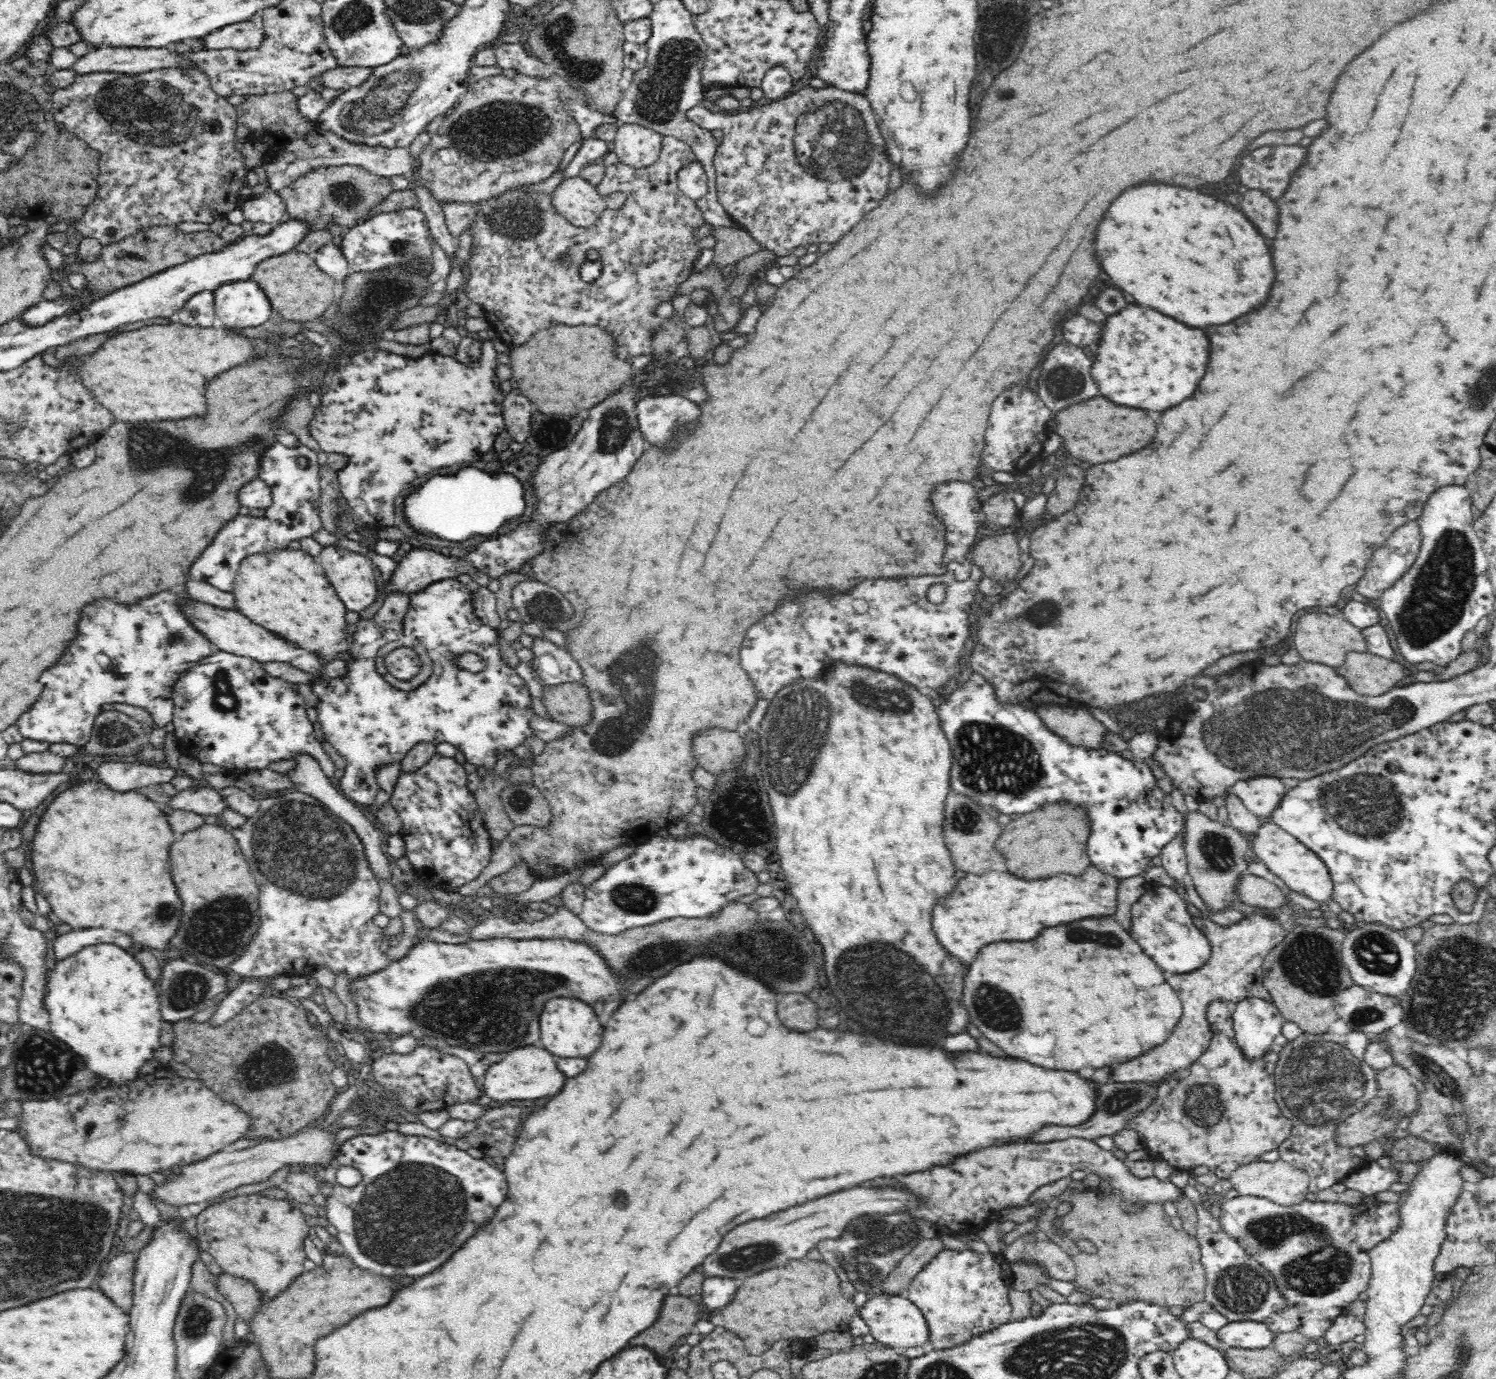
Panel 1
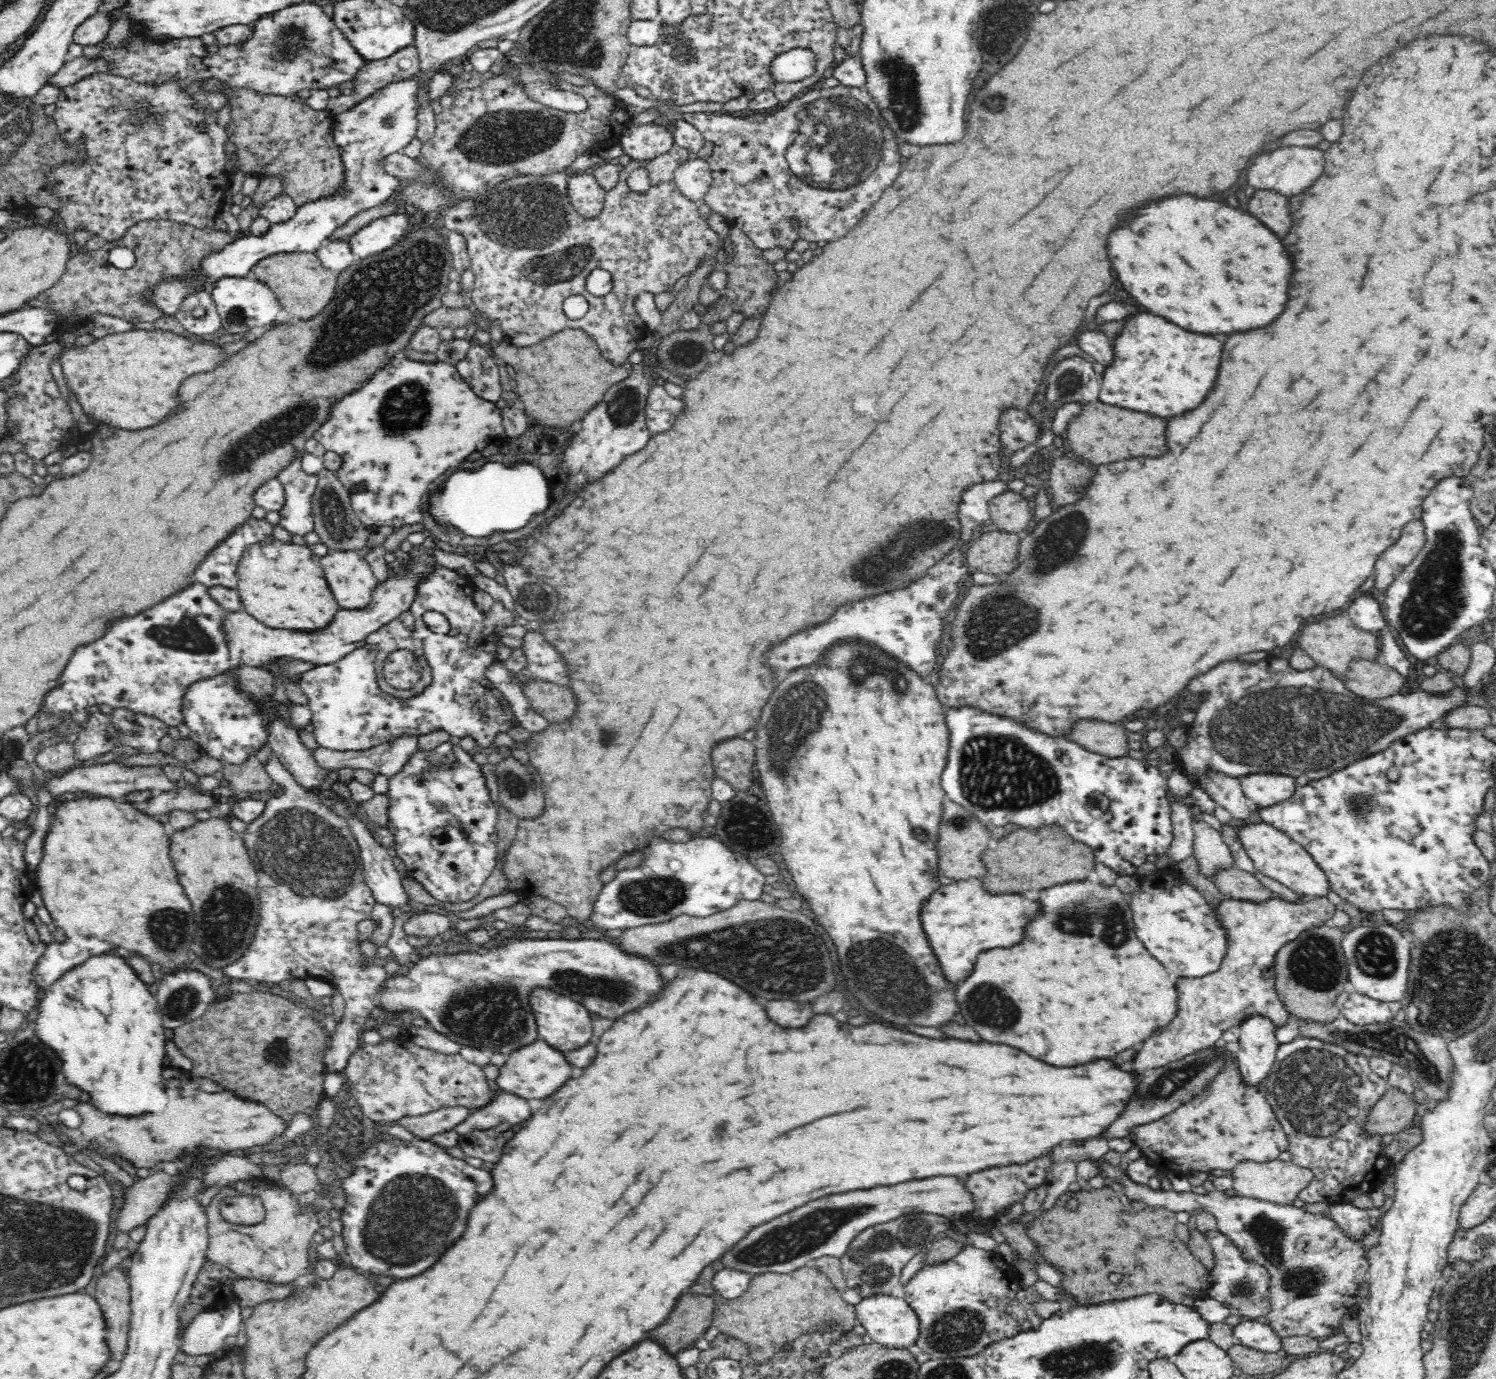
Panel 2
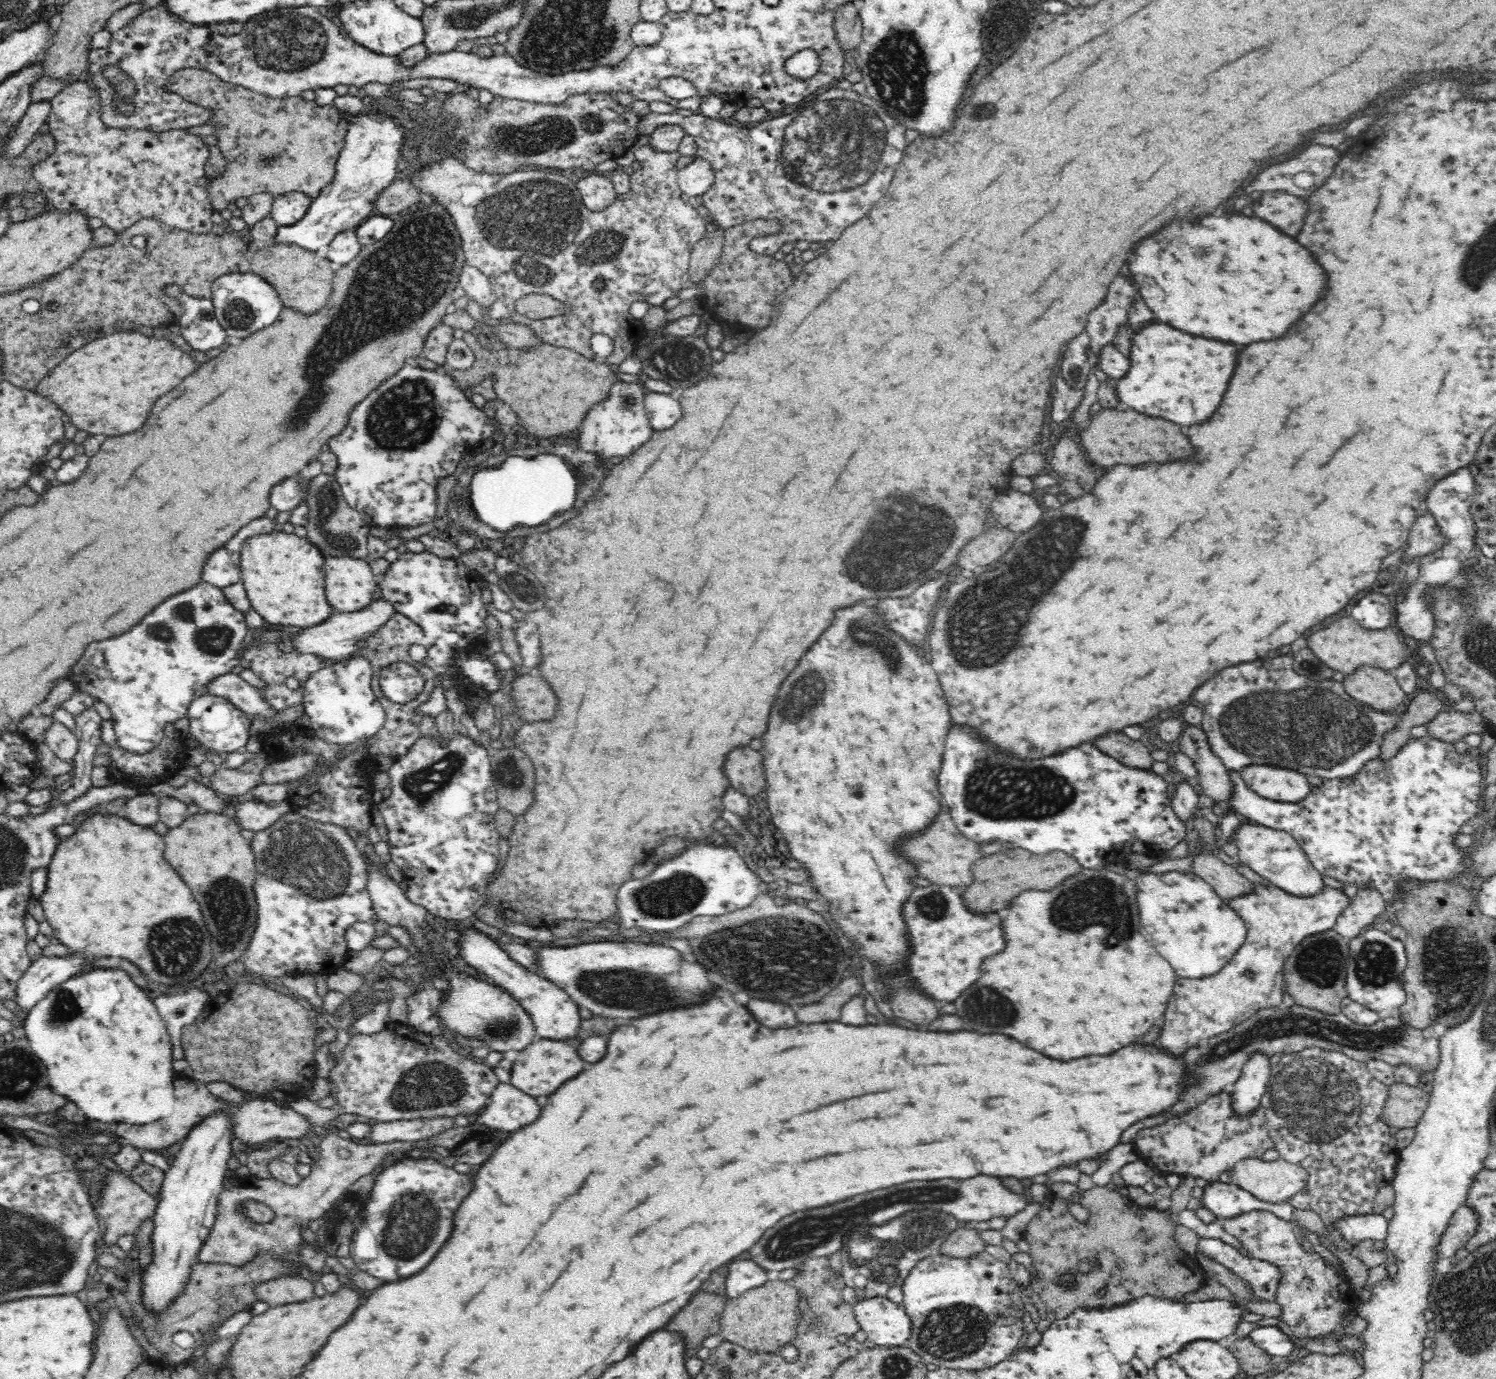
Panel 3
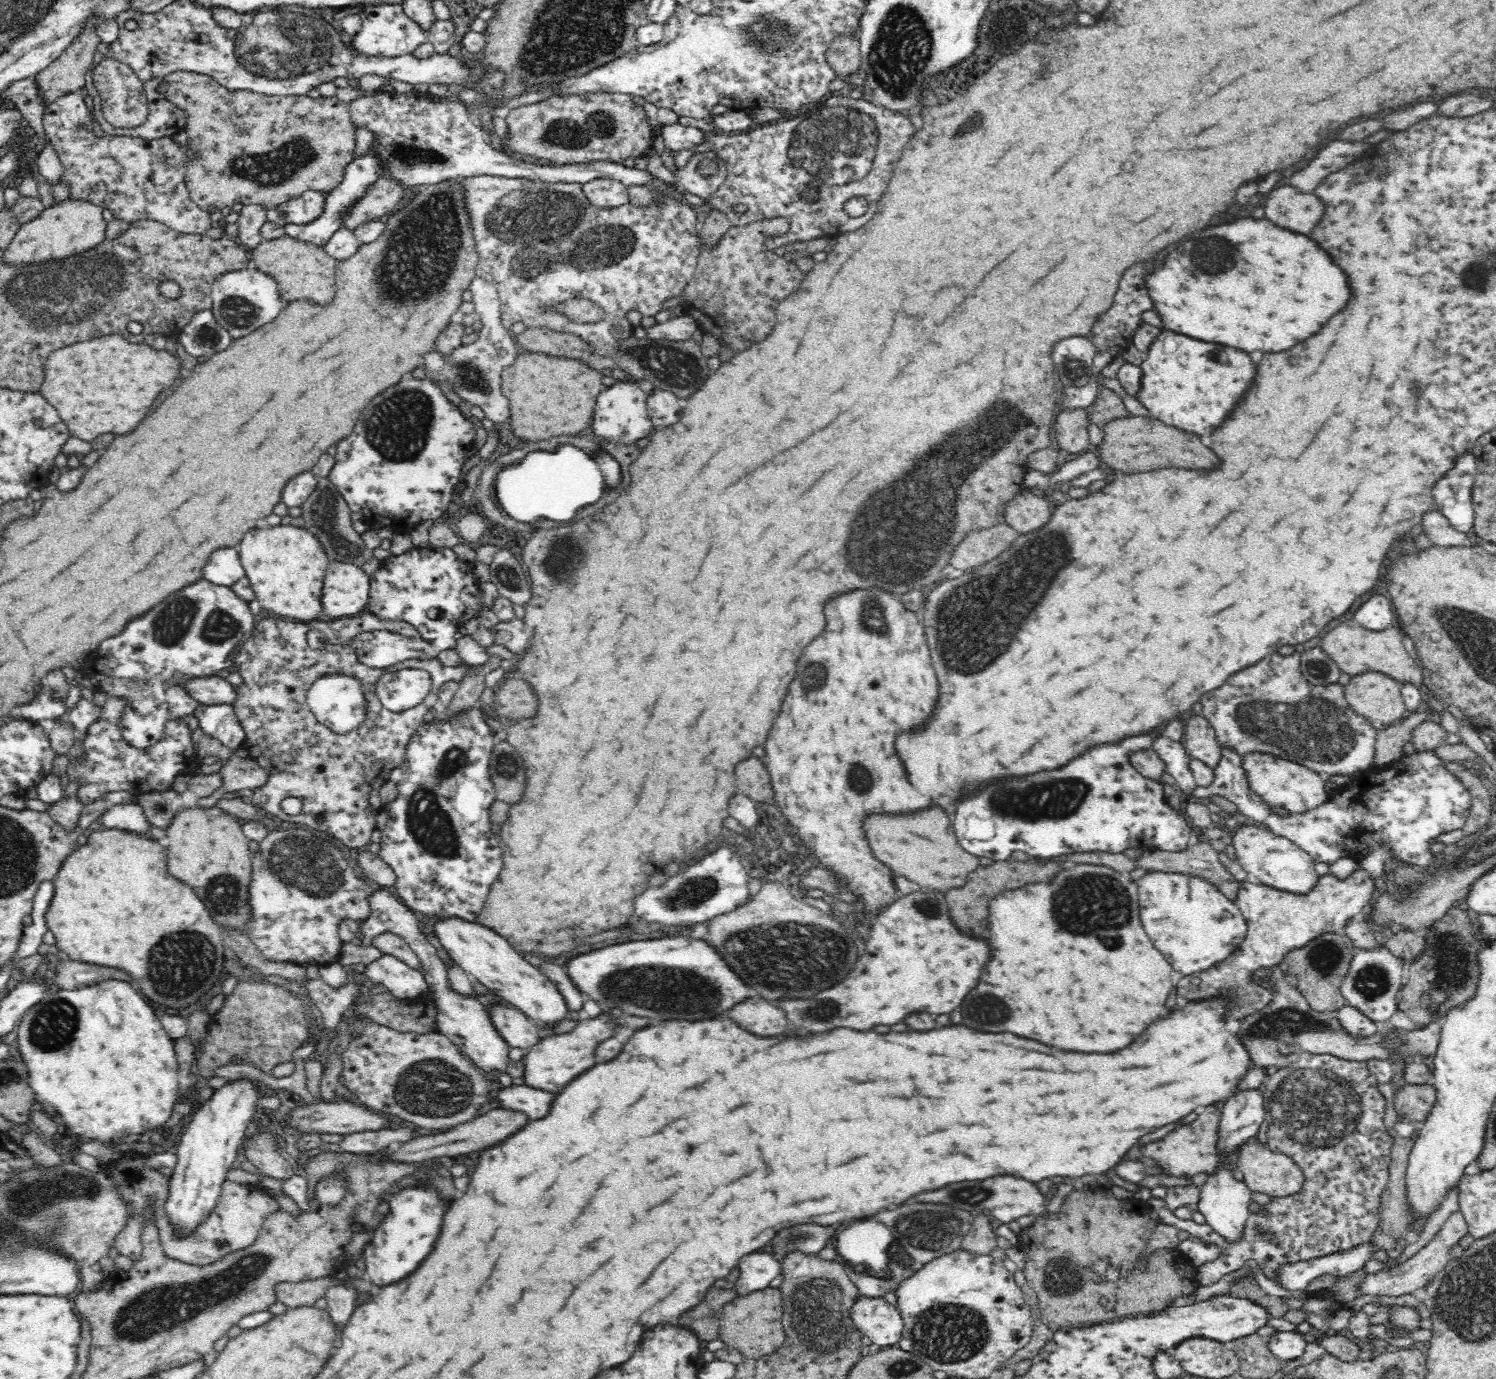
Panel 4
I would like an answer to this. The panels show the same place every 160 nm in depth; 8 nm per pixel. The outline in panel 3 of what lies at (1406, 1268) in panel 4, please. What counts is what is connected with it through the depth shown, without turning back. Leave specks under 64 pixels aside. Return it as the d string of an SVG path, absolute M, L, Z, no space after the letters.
M1465 1204L1456 1210L1438 1248L1440 1260L1454 1256L1456 1251L1476 1234L1478 1226L1480 1226L1480 1218L1472 1206Z

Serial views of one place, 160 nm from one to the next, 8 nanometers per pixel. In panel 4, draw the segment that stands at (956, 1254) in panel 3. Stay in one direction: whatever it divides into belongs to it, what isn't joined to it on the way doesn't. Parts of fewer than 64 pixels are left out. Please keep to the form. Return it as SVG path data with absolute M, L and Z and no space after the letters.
M976 1214L971 1229L961 1238L959 1248L964 1252L988 1254L997 1247L997 1236L990 1225L992 1218Z

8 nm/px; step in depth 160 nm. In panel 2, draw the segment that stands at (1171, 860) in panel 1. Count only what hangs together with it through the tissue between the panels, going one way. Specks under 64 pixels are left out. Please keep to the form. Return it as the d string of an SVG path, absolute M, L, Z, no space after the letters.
M1172 800L1173 839L1168 848L1168 858L1172 862L1182 862L1192 856L1194 808Z

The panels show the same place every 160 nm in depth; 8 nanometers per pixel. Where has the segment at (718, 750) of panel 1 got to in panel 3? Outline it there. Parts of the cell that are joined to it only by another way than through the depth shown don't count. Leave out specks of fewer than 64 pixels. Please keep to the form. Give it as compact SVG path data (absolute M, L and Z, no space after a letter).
M750 746L734 748L726 754L724 774L738 792L752 796L764 788L764 770L760 766L760 754Z

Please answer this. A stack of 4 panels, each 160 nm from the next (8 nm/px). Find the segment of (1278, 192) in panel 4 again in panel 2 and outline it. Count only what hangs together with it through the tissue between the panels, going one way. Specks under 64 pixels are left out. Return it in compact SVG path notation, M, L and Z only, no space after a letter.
M1256 190L1254 196L1248 200L1248 212L1256 216L1278 238L1288 234L1290 218L1288 218L1288 204L1284 196L1268 190Z

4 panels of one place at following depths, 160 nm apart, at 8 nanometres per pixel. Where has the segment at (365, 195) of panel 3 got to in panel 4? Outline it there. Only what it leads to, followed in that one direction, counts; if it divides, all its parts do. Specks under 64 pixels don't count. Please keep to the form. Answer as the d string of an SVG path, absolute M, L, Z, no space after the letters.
M375 141L370 142L370 150L360 154L360 156L354 155L352 162L349 162L348 166L344 168L343 177L341 182L336 186L333 186L324 195L323 209L321 213L316 217L316 220L308 224L288 224L283 228L285 229L285 235L288 237L295 238L302 242L307 242L312 246L326 246L328 240L339 230L343 228L345 224L344 216L350 214L352 206L356 202L360 201L360 198L366 194L366 190L375 184L376 181L380 181L380 178L388 177L386 169L383 167L383 160L377 156L377 152L374 150Z

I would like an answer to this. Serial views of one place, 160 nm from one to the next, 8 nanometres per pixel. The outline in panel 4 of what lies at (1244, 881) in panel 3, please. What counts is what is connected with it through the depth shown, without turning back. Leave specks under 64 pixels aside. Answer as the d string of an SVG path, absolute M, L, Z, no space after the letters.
M1194 841L1180 852L1144 852L1140 858L1140 866L1152 870L1166 868L1172 872L1198 876L1213 884L1230 901L1234 901L1238 896L1241 882L1220 862L1218 853L1208 841Z

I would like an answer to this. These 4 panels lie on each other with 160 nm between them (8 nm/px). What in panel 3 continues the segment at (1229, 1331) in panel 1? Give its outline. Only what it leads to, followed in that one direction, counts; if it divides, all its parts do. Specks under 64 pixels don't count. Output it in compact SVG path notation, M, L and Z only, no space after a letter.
M1273 1322L1260 1324L1259 1328L1248 1332L1247 1337L1272 1356L1285 1358L1296 1356L1294 1343Z

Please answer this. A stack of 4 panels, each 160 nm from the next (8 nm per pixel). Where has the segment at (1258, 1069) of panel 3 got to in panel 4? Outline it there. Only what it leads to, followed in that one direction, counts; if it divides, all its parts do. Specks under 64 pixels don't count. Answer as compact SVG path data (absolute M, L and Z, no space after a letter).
M1260 1088L1238 1090L1224 1102L1221 1112L1218 1147L1231 1151L1258 1134L1265 1118L1264 1092Z

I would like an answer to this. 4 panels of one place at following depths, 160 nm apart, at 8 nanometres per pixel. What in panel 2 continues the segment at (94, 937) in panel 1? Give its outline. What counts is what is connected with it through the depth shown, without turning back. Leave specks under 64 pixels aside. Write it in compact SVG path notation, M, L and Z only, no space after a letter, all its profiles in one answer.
M80 934L67 937L65 942L53 941L36 964L34 979L40 985L40 990L46 992L47 988L64 974L64 971L84 962L90 954L100 954L112 948L116 948L114 942L98 940L94 936L92 938L80 936Z

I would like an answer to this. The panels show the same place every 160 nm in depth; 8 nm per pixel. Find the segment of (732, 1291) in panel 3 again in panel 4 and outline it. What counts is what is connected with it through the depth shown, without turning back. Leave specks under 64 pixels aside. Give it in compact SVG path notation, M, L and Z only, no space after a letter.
M750 1254L740 1258L738 1270L740 1276L736 1280L734 1290L738 1294L748 1294L755 1290L764 1290L770 1282L781 1274L781 1262L771 1254Z

